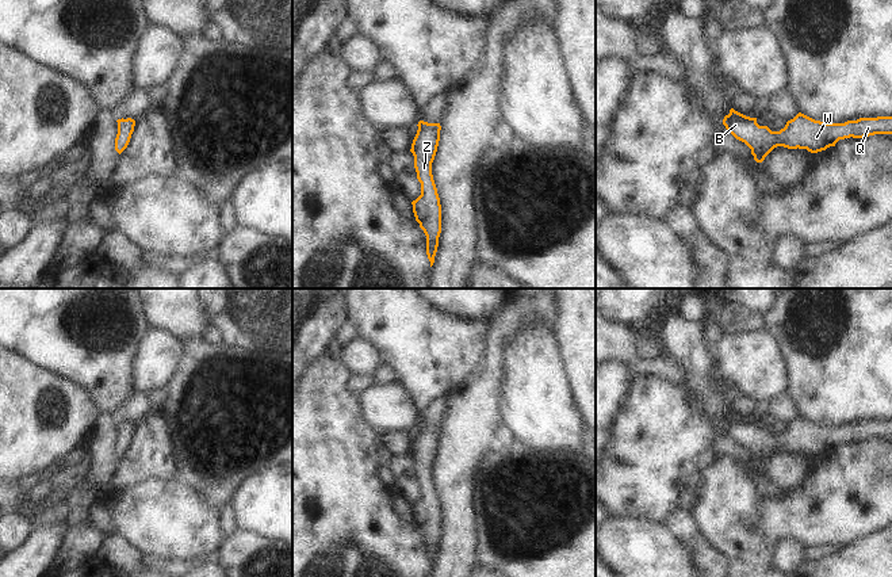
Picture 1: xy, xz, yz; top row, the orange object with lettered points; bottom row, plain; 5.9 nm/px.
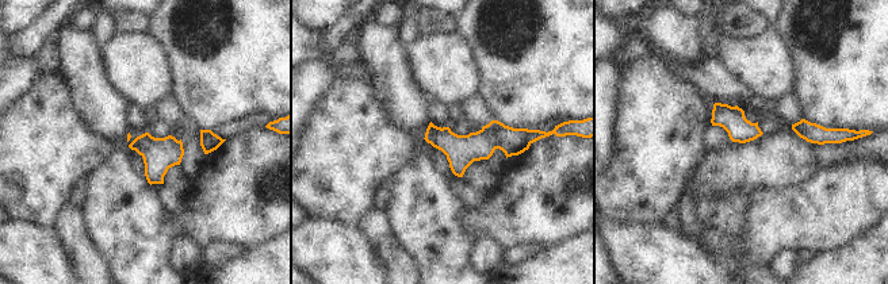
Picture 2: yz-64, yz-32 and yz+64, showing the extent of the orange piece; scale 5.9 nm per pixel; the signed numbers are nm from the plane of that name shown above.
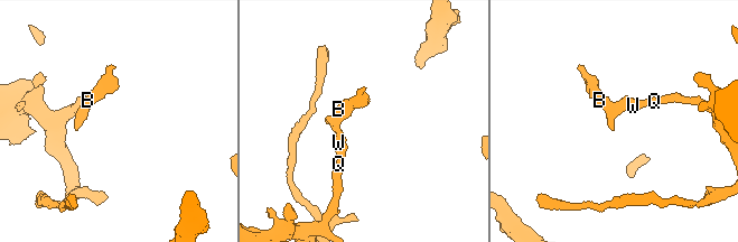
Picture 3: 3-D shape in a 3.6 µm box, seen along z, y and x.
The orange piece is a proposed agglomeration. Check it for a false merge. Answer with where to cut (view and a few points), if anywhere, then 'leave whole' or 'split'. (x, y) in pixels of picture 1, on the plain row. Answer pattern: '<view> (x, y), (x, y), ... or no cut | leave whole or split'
no cut | leave whole

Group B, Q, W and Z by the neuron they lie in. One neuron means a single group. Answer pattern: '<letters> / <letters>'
B Q W Z

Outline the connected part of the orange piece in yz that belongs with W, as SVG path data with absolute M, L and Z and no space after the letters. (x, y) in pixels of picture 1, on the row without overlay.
M734 412L724 420L723 428L750 452L754 463L762 466L777 450L807 452L811 456L835 450L839 443L864 442L874 437L892 437L892 420L860 421L845 427L824 427L801 416L788 424L780 435L759 429L757 421L746 420Z

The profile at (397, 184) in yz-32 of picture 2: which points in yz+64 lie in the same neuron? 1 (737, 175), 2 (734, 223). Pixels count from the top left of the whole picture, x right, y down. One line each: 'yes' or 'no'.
1: no
2: yes

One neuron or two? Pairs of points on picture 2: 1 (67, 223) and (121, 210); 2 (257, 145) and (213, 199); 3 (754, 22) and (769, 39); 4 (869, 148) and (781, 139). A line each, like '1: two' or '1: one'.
1: two
2: one
3: two
4: one

